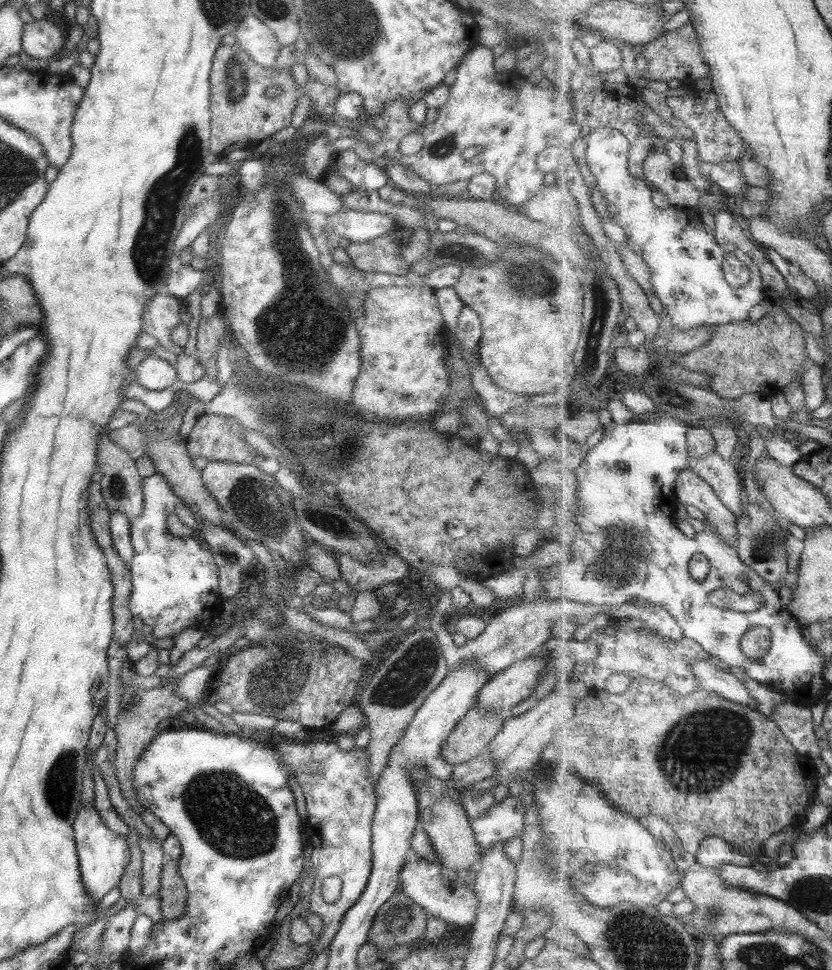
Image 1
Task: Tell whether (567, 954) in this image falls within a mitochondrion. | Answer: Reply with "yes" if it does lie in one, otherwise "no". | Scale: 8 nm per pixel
no

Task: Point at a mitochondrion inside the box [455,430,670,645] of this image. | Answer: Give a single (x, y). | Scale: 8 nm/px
(623, 548)

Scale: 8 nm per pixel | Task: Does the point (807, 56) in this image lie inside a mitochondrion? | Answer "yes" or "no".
yes

